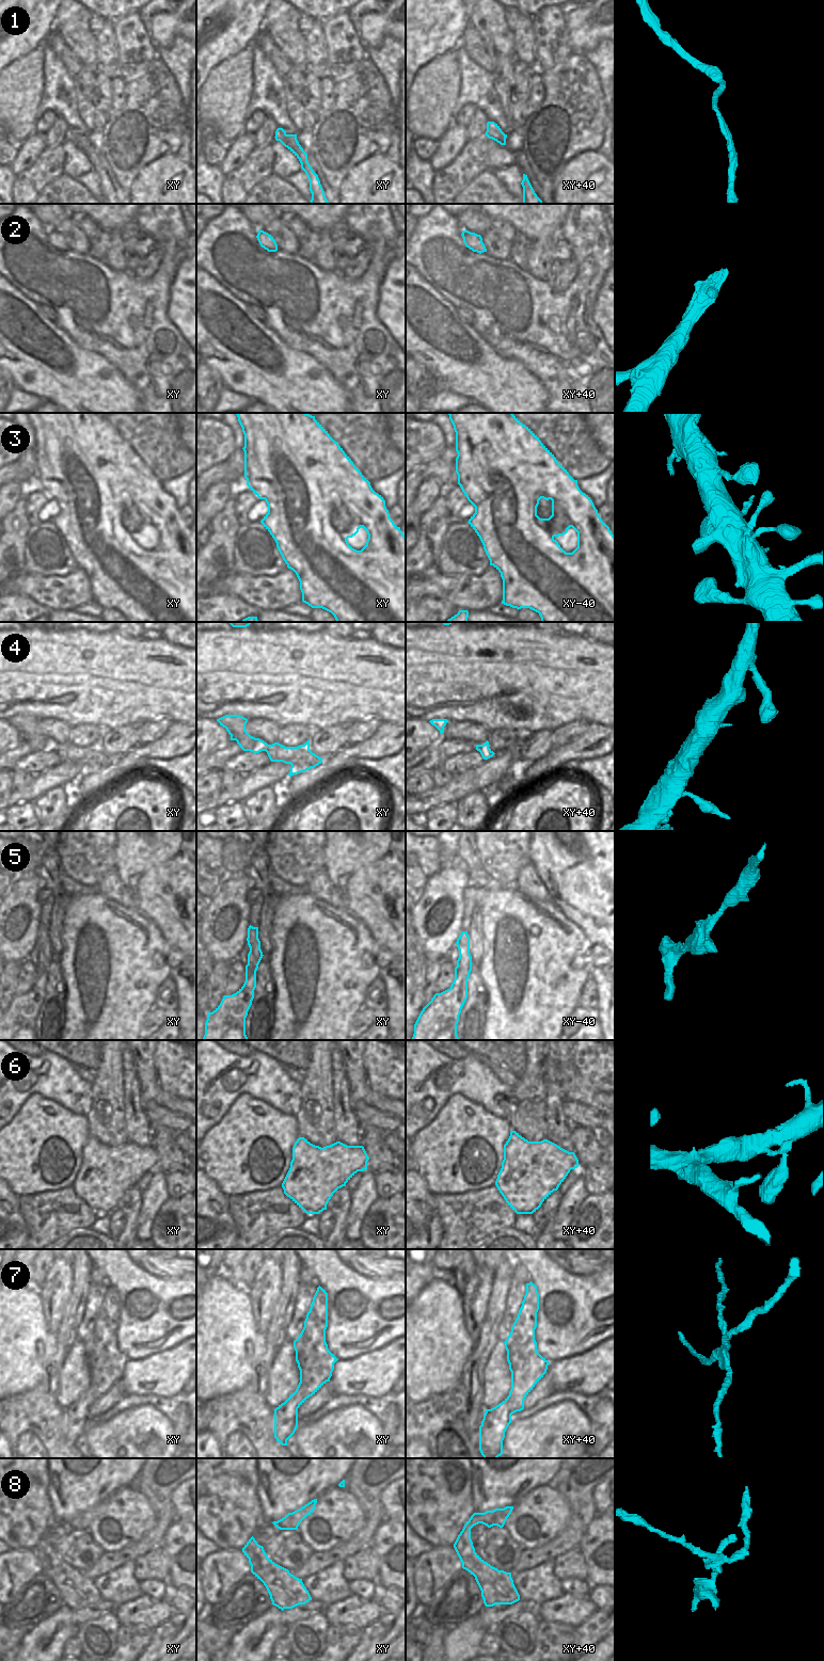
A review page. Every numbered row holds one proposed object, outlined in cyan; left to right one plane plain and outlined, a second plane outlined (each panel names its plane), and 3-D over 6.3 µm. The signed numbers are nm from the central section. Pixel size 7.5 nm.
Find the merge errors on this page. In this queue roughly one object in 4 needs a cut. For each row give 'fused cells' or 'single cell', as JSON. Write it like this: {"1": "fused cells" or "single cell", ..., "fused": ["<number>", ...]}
{"1": "single cell", "2": "single cell", "3": "single cell", "4": "single cell", "5": "single cell", "6": "single cell", "7": "fused cells", "8": "fused cells", "fused": ["7", "8"]}

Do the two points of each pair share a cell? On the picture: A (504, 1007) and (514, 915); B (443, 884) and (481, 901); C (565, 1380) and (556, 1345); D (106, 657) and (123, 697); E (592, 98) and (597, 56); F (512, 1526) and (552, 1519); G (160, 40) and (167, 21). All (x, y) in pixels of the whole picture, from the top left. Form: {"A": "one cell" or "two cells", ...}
{"A": "one cell", "B": "two cells", "C": "two cells", "D": "one cell", "E": "two cells", "F": "one cell", "G": "one cell"}

